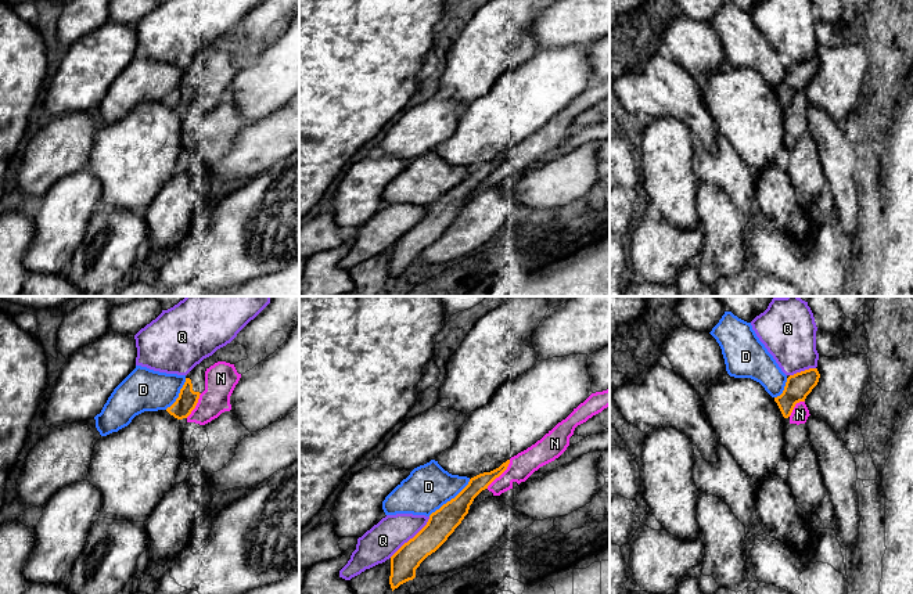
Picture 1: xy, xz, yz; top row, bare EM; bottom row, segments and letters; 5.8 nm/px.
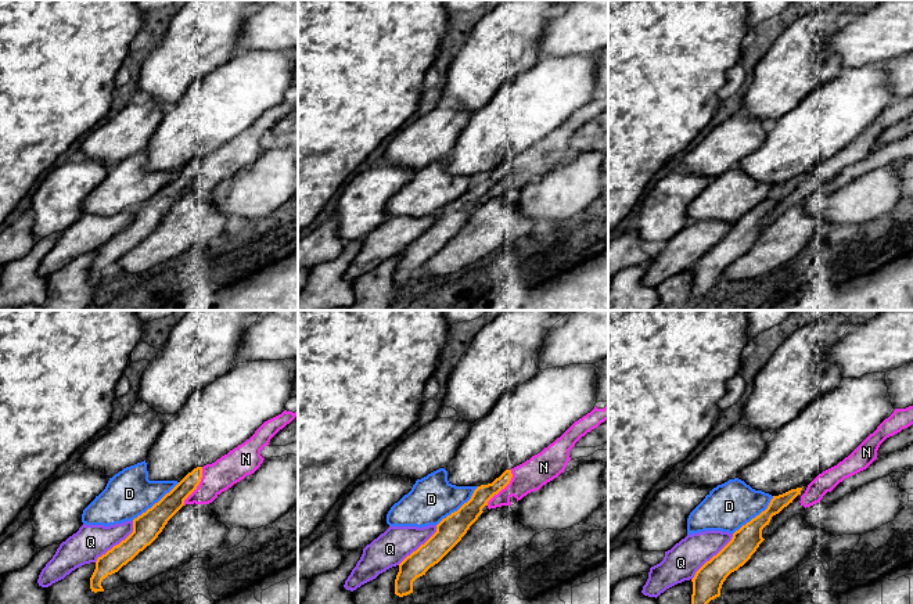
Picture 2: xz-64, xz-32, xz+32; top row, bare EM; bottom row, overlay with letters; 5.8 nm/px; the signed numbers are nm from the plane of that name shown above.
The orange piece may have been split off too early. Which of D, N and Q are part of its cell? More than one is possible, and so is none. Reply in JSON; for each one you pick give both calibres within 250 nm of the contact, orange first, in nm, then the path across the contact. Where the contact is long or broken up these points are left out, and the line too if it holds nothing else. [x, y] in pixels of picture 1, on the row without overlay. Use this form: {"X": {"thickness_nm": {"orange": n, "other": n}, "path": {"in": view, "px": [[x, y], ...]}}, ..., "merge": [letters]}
{"N": {"thickness_nm": {"orange": 90, "other": 150}}, "merge": ["N"]}

